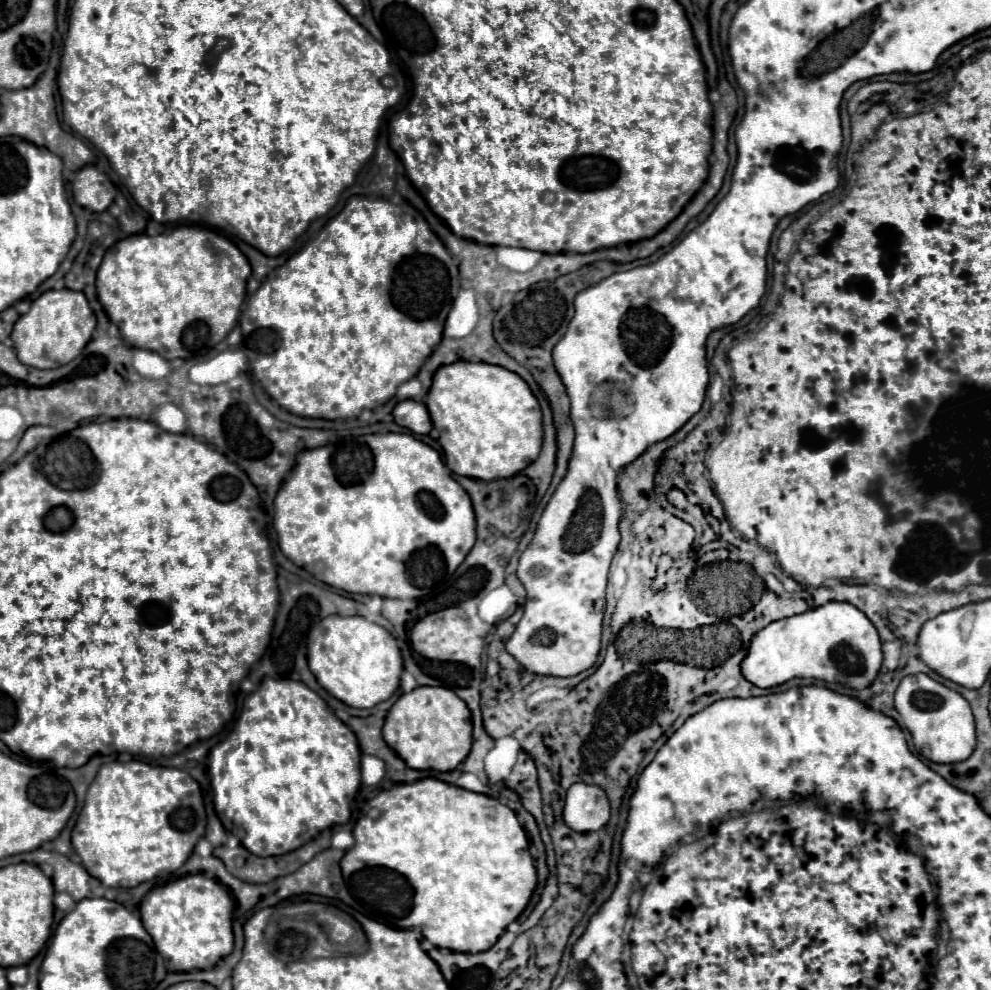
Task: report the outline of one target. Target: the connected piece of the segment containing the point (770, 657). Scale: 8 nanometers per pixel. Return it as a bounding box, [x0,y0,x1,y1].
[741,601,883,689]

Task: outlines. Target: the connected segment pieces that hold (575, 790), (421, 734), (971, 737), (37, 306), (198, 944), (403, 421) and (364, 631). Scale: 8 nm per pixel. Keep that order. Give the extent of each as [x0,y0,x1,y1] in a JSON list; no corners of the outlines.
[[563,783,609,831],[383,687,471,771],[895,673,975,763],[11,289,95,369],[140,873,234,972],[393,399,433,435],[307,615,403,709]]

